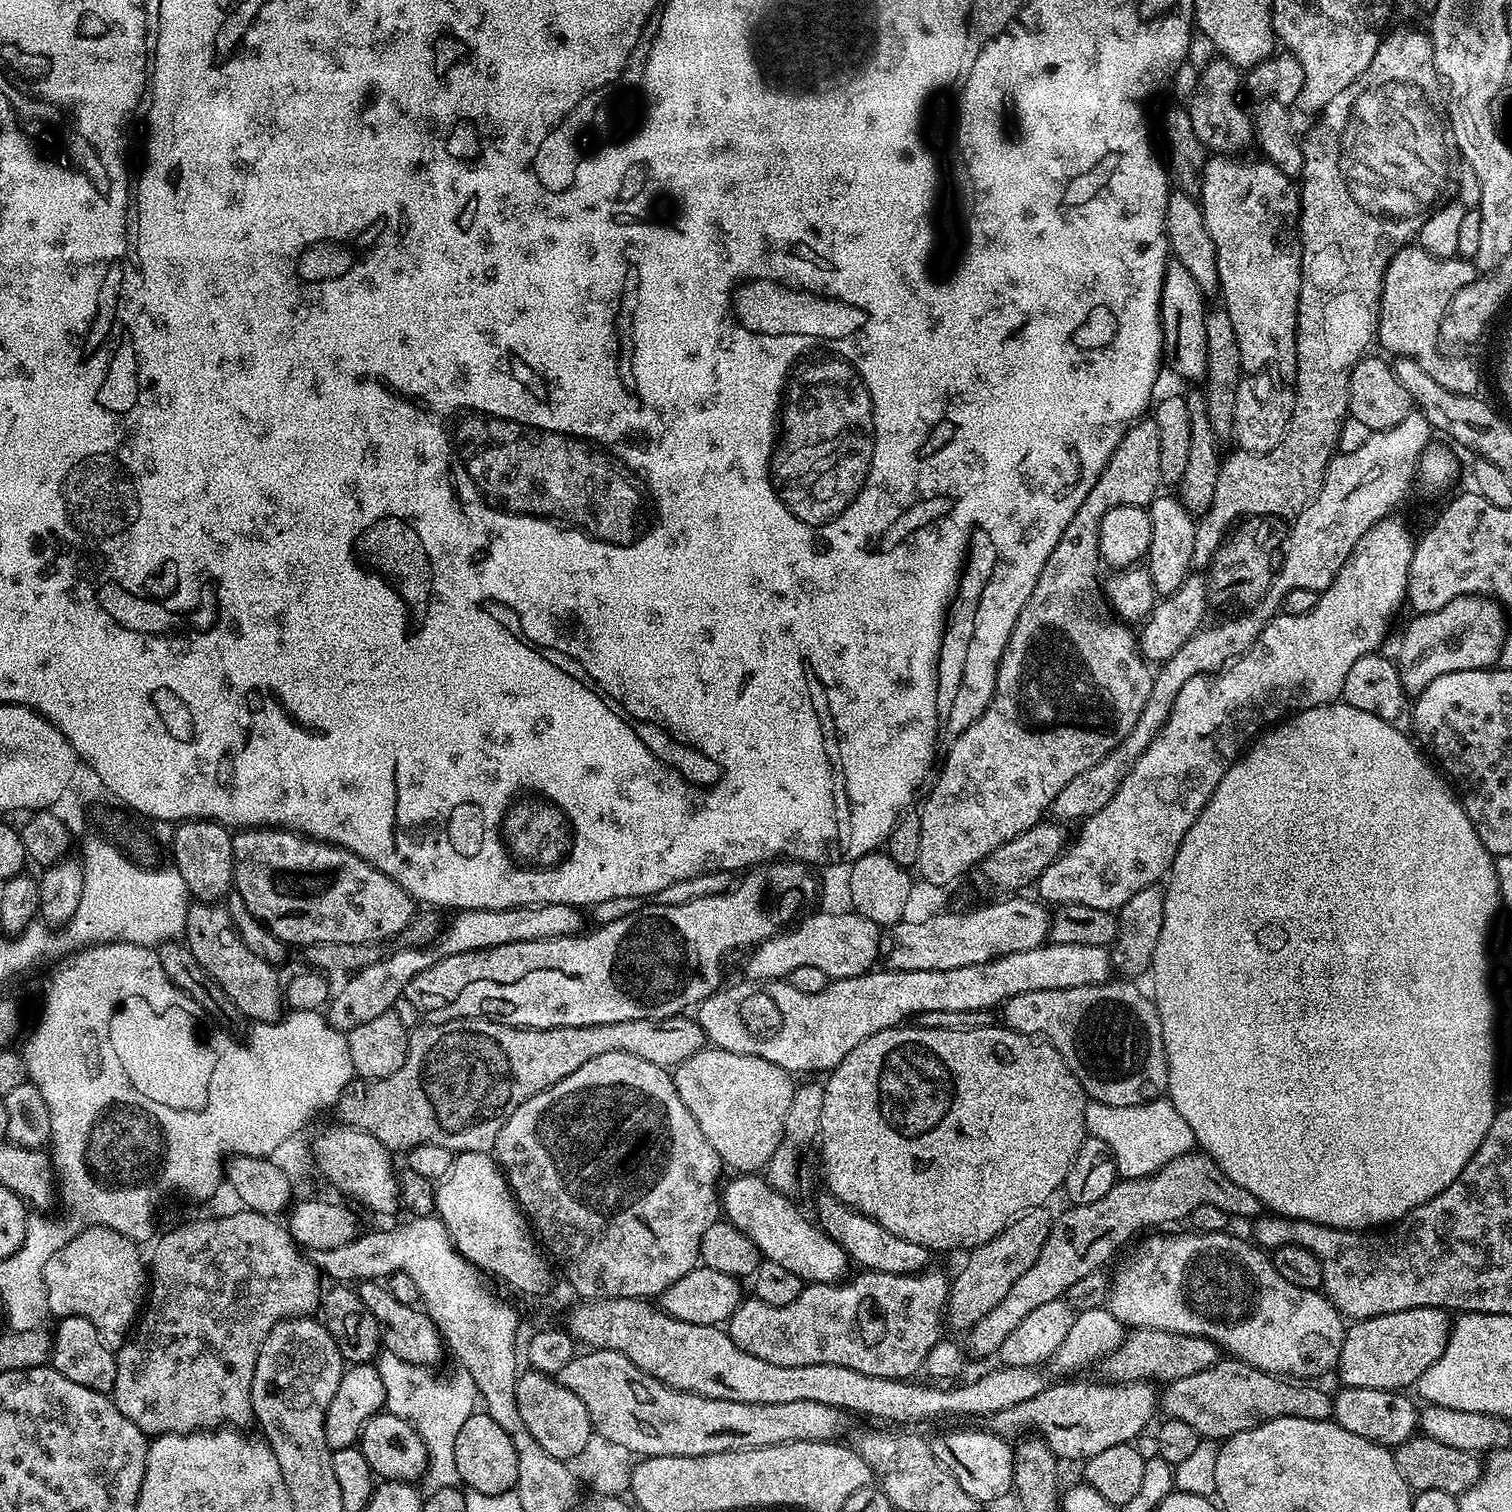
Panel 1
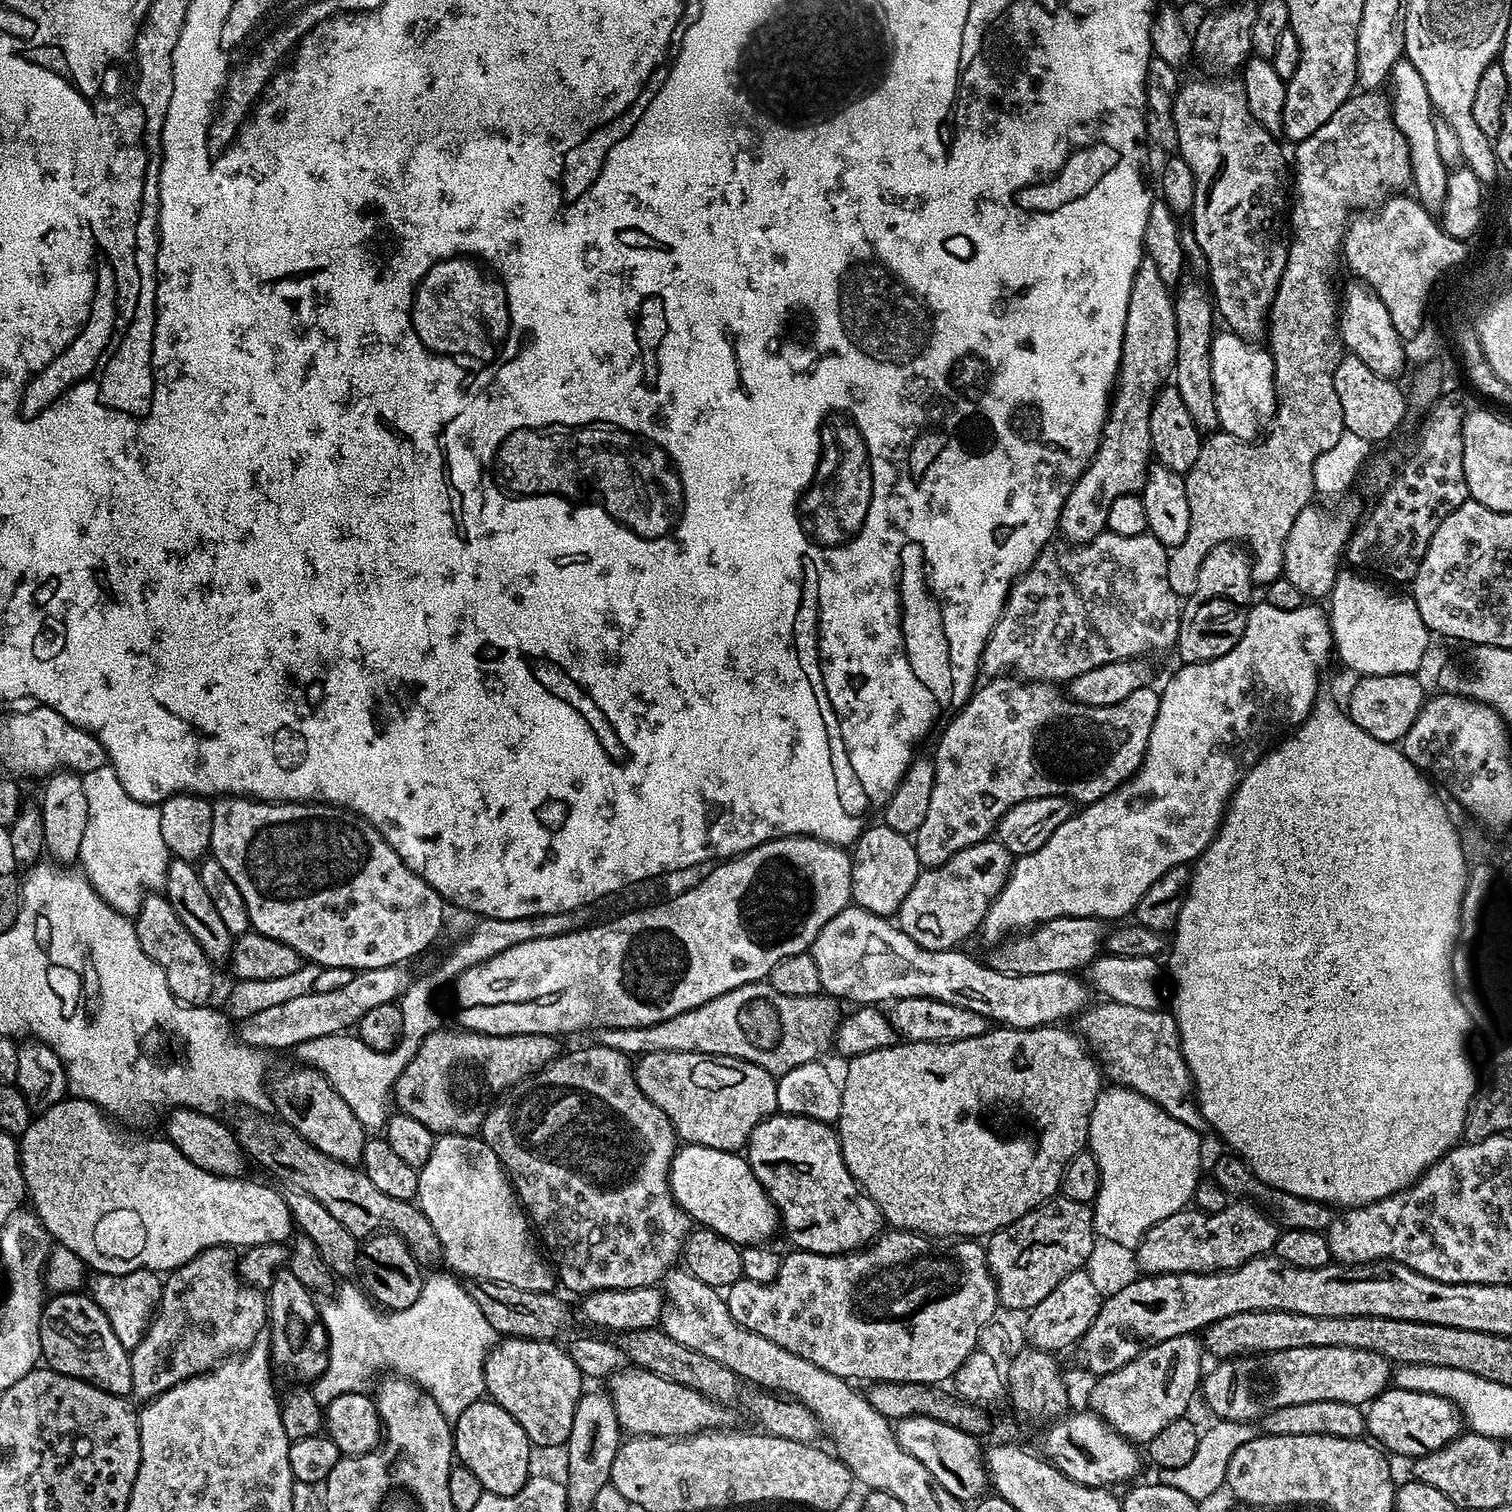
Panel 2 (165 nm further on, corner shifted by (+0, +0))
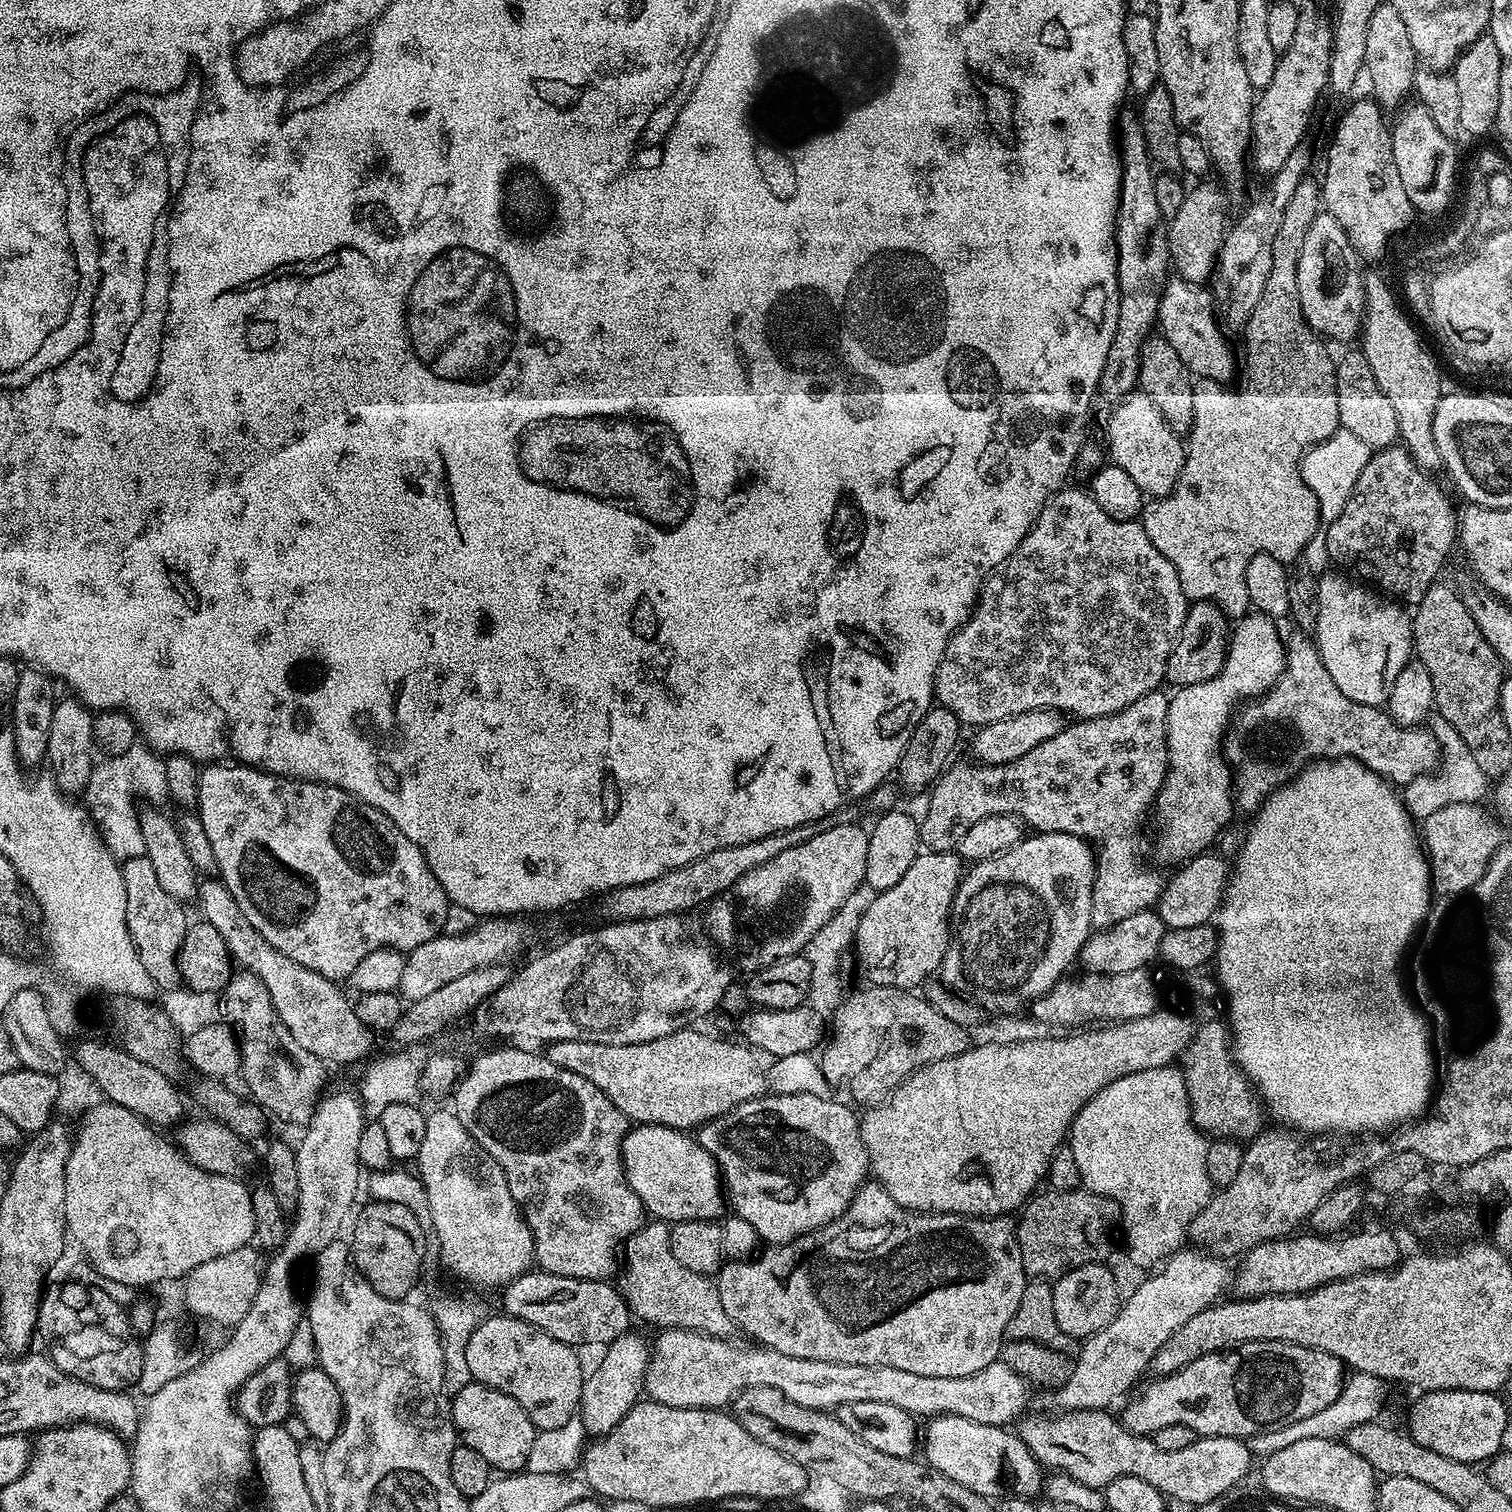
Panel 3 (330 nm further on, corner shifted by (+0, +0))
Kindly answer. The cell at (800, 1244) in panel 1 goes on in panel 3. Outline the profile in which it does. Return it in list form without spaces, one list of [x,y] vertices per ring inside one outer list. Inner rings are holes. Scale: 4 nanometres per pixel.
[[[642,1124],[627,1132],[620,1153],[628,1184],[644,1203],[644,1211],[649,1217],[665,1222],[715,1221],[725,1211],[726,1189],[720,1167],[696,1141],[695,1135],[661,1124]]]

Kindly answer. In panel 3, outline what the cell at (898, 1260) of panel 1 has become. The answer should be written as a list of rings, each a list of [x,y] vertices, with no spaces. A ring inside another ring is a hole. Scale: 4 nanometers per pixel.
[[[765,1094],[706,1121],[695,1133],[696,1141],[720,1167],[727,1199],[731,1207],[736,1207],[735,1215],[746,1218],[758,1230],[761,1241],[769,1245],[797,1240],[838,1219],[869,1175],[868,1151],[862,1142],[857,1113],[832,1099],[814,1094]]]

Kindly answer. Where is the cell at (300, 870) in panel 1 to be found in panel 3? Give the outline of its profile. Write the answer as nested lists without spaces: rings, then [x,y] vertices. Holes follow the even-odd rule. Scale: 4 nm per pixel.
[[[212,762],[200,768],[198,782],[198,798],[196,799],[198,815],[202,818],[202,826],[206,830],[206,838],[210,838],[210,847],[214,850],[216,872],[219,879],[230,890],[234,902],[238,902],[238,910],[246,914],[250,926],[262,934],[274,950],[282,950],[286,958],[294,958],[302,966],[322,974],[327,980],[347,981],[348,975],[366,958],[366,954],[374,954],[379,948],[395,948],[411,950],[422,946],[422,942],[430,942],[435,936],[445,931],[444,923],[448,920],[450,901],[442,890],[438,878],[430,870],[422,850],[390,822],[382,810],[362,802],[346,790],[335,788],[333,784],[319,784],[316,780],[294,780],[286,776],[276,776],[273,772],[265,772],[263,768],[254,768],[239,762]]]

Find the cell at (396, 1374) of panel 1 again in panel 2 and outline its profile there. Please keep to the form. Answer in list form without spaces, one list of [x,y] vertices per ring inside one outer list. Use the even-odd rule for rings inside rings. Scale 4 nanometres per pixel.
[[[444,1272],[429,1273],[413,1305],[400,1311],[380,1309],[363,1287],[359,1283],[354,1284],[350,1278],[339,1281],[331,1296],[324,1294],[319,1297],[318,1315],[327,1332],[328,1356],[326,1368],[315,1378],[310,1391],[321,1407],[327,1407],[340,1394],[367,1389],[368,1381],[380,1372],[384,1373],[378,1375],[393,1374],[414,1381],[434,1398],[450,1422],[456,1421],[467,1406],[485,1395],[485,1360],[499,1343],[500,1335],[487,1321],[467,1287],[451,1273]]]

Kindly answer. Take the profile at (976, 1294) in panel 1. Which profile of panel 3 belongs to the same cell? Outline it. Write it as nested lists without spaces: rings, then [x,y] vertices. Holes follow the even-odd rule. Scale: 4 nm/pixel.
[[[1083,1186],[1069,1192],[1044,1190],[1029,1199],[1019,1216],[1016,1237],[1022,1250],[1022,1266],[1029,1277],[1055,1282],[1078,1266],[1109,1259],[1112,1223],[1115,1225],[1118,1220],[1116,1203],[1110,1198],[1089,1192]]]

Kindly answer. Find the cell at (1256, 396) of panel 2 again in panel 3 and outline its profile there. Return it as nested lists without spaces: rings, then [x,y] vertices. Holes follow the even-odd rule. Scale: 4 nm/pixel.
[[[1177,276],[1169,277],[1164,284],[1162,298],[1159,300],[1159,314],[1157,316],[1157,325],[1164,340],[1170,342],[1170,346],[1178,353],[1178,358],[1186,363],[1192,374],[1199,379],[1214,380],[1220,383],[1227,383],[1234,370],[1234,356],[1232,350],[1218,324],[1218,314],[1214,312],[1216,307],[1215,295],[1208,289],[1204,290],[1203,285],[1197,281],[1184,280]]]

